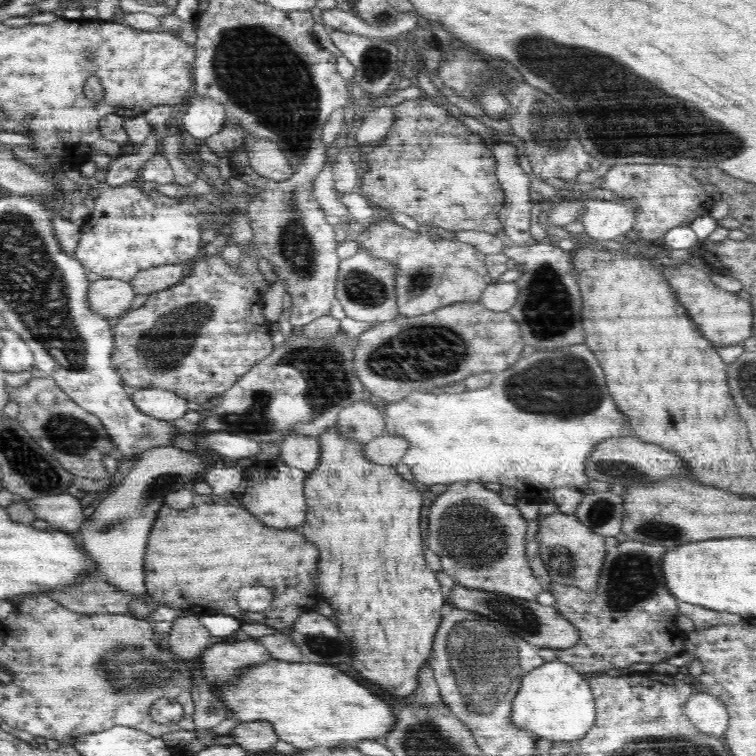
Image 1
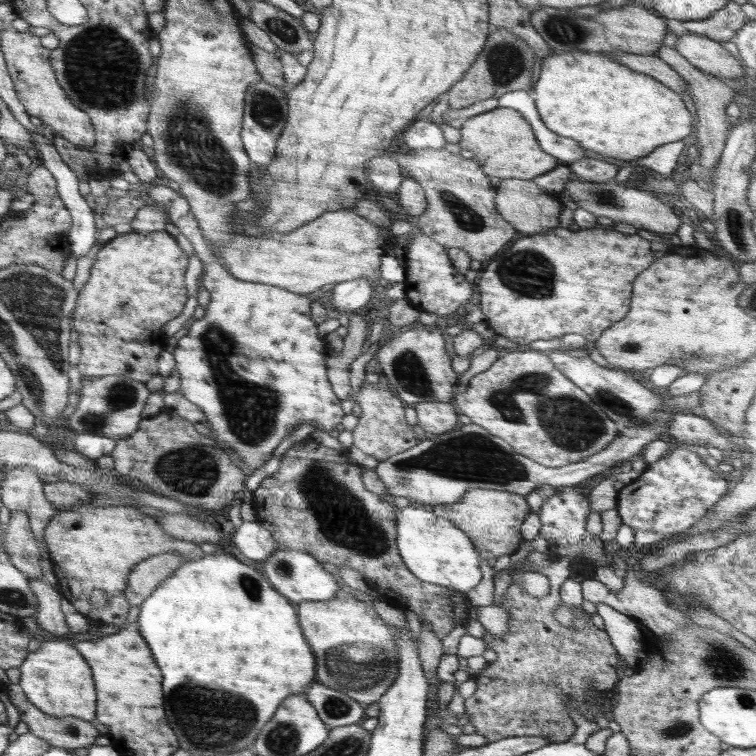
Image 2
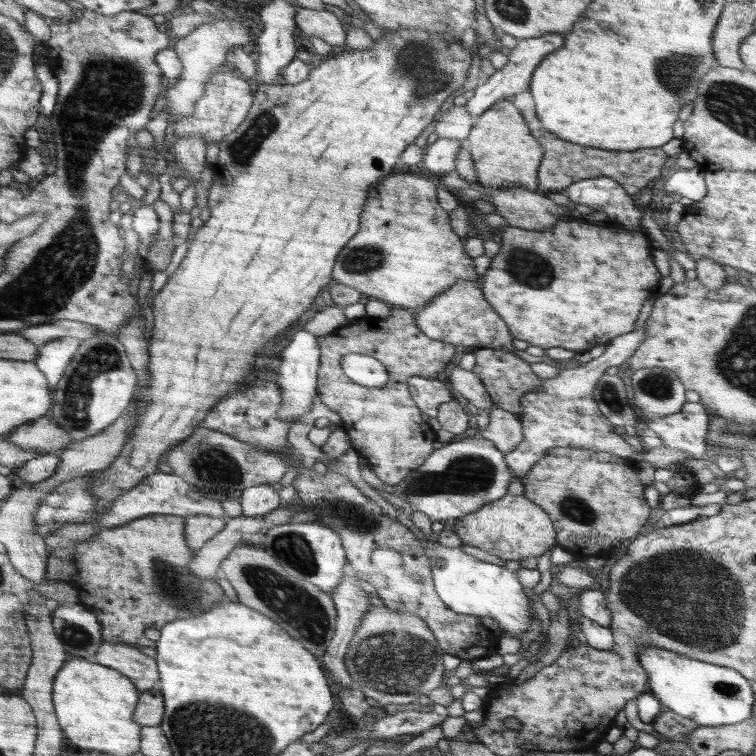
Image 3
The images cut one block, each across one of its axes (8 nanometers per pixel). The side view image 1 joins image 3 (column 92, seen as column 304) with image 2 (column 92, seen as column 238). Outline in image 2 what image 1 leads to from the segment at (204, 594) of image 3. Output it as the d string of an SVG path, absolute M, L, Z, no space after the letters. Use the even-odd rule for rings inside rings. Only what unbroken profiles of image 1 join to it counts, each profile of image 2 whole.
M80 505L78 508L63 511L55 515L48 522L45 530L45 543L47 544L52 572L57 578L57 588L63 598L66 598L74 608L92 621L105 625L122 625L126 623L131 604L125 597L127 580L140 562L160 554L178 554L185 562L204 557L200 546L193 542L174 538L160 528L155 517L142 514L136 508L126 506L110 506L109 508L95 508L91 505ZM93 590L104 591L108 594L109 603L103 608L97 608L89 603L89 592Z

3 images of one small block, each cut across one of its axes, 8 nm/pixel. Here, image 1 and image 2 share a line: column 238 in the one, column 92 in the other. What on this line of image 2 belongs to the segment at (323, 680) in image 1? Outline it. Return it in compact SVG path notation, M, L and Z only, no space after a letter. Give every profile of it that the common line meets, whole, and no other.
M44 641L39 649L27 653L19 668L21 675L18 685L27 699L48 716L76 716L85 721L95 718L98 712L98 691L95 689L94 675L87 659L72 642Z

